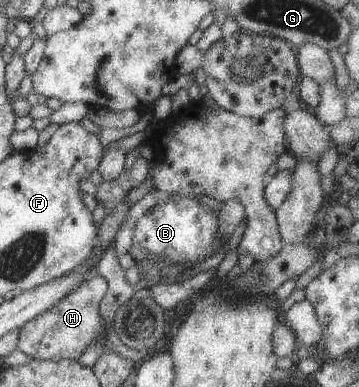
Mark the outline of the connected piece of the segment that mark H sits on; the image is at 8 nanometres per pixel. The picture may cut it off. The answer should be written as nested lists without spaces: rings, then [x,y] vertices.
[[[100,275],[83,281],[56,304],[20,327],[17,349],[31,359],[59,361],[78,360],[85,348],[95,340],[105,340],[106,345],[109,345],[99,313],[100,301],[107,288],[108,283]]]

